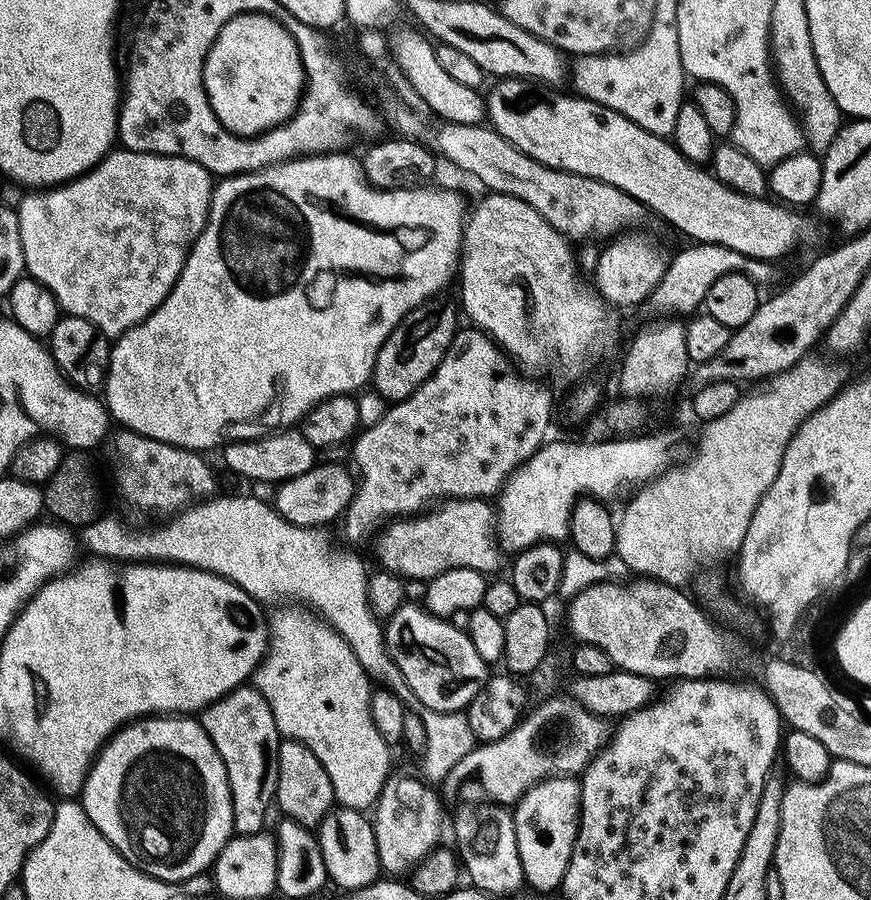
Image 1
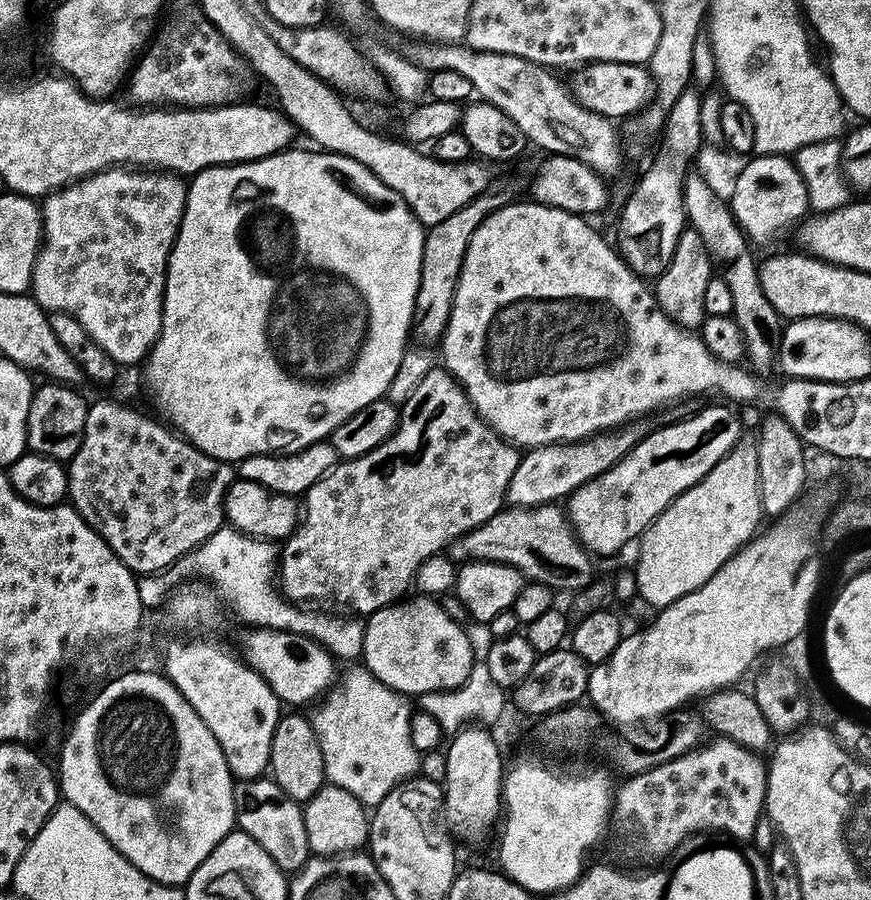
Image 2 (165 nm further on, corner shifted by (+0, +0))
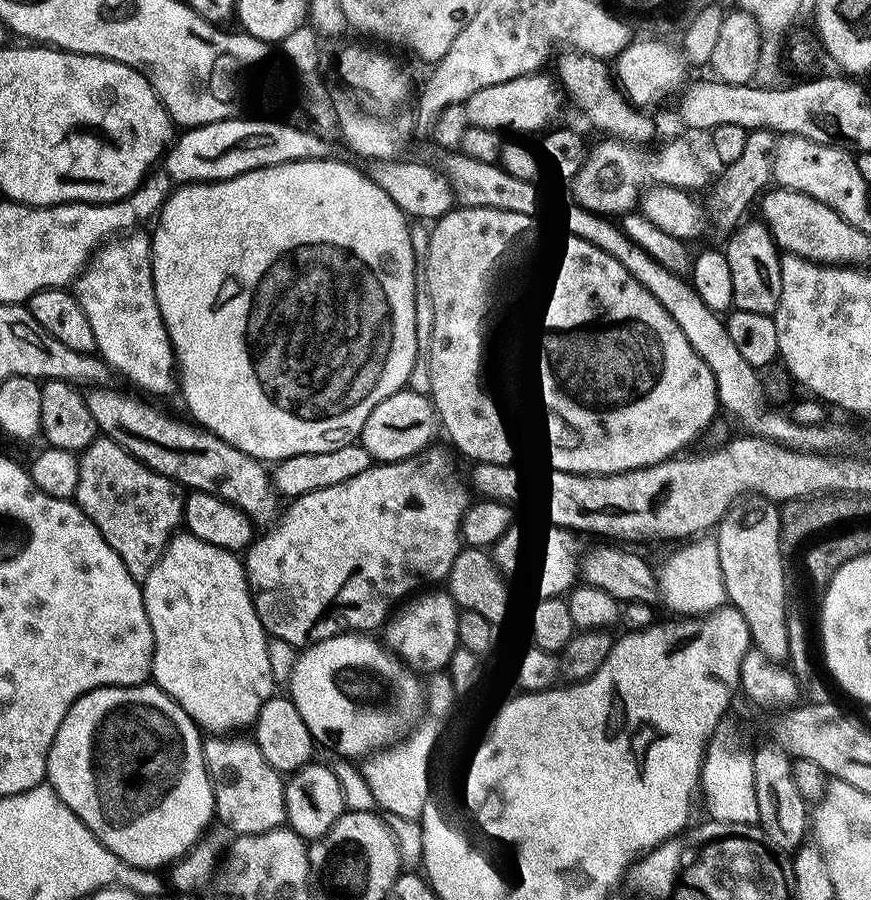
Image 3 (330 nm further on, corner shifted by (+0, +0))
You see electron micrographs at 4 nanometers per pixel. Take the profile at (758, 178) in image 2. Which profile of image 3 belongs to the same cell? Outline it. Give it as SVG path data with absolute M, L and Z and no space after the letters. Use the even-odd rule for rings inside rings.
M744 222L731 233L728 245L723 249L726 262L730 262L730 274L733 275L735 309L773 315L780 304L782 292L781 249L776 247L776 240L768 232L768 225L763 222L748 224Z

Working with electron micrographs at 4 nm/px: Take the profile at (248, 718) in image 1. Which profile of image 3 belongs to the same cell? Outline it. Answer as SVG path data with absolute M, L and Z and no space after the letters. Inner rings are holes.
M176 534L164 548L154 570L142 581L142 587L146 618L150 618L156 643L151 675L156 687L174 698L207 733L232 734L237 731L235 728L251 729L264 703L277 691L278 681L271 673L267 653L269 637L256 613L241 557L210 546L210 542L202 542L197 536Z

